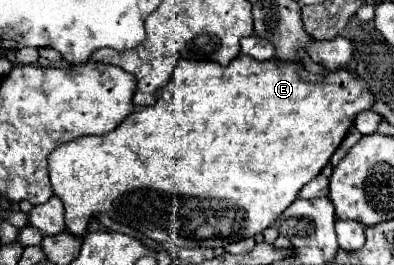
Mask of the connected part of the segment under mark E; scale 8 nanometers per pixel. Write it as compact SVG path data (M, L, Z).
M246 54L236 56L228 66L222 66L216 62L178 60L172 78L164 86L164 92L162 90L158 92L158 100L154 106L144 106L142 110L132 112L130 116L124 118L122 124L118 124L108 134L84 136L84 138L70 140L70 142L58 146L48 156L48 174L50 174L54 196L62 200L64 210L66 210L66 232L72 236L84 236L88 218L104 212L114 222L130 226L132 230L138 230L146 238L156 240L160 244L186 246L186 248L198 248L198 246L216 248L216 246L224 246L228 242L250 238L258 232L264 232L296 200L302 186L320 174L320 170L328 164L332 152L344 140L356 114L362 110L368 110L372 106L372 102L374 102L374 96L368 90L368 84L362 78L358 78L346 70L328 72L326 76L314 76L308 70L304 70L300 64L278 64L274 60L256 62L254 58L250 58Z

